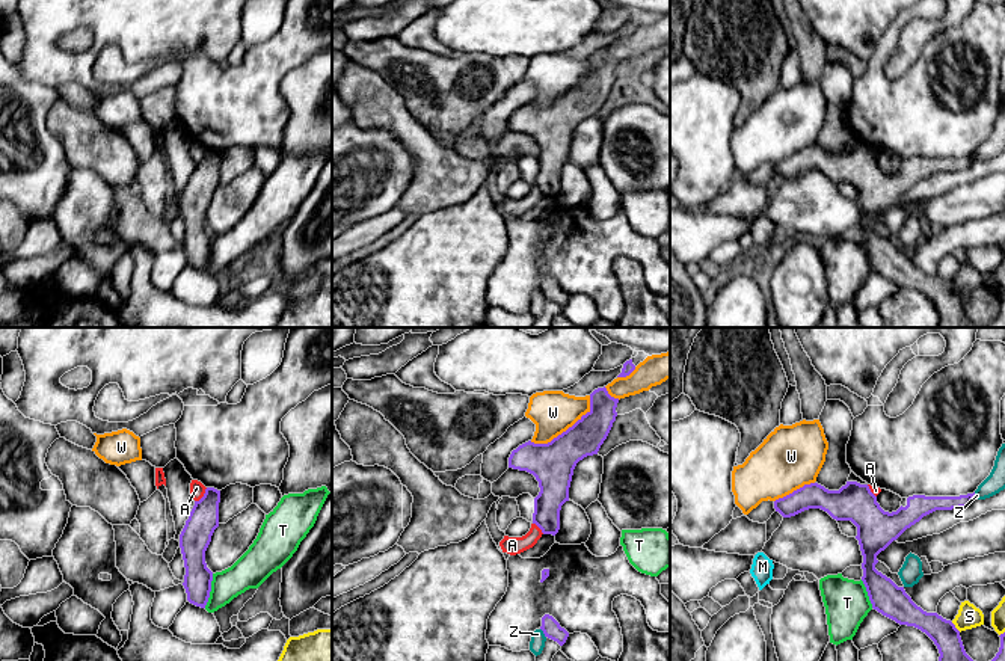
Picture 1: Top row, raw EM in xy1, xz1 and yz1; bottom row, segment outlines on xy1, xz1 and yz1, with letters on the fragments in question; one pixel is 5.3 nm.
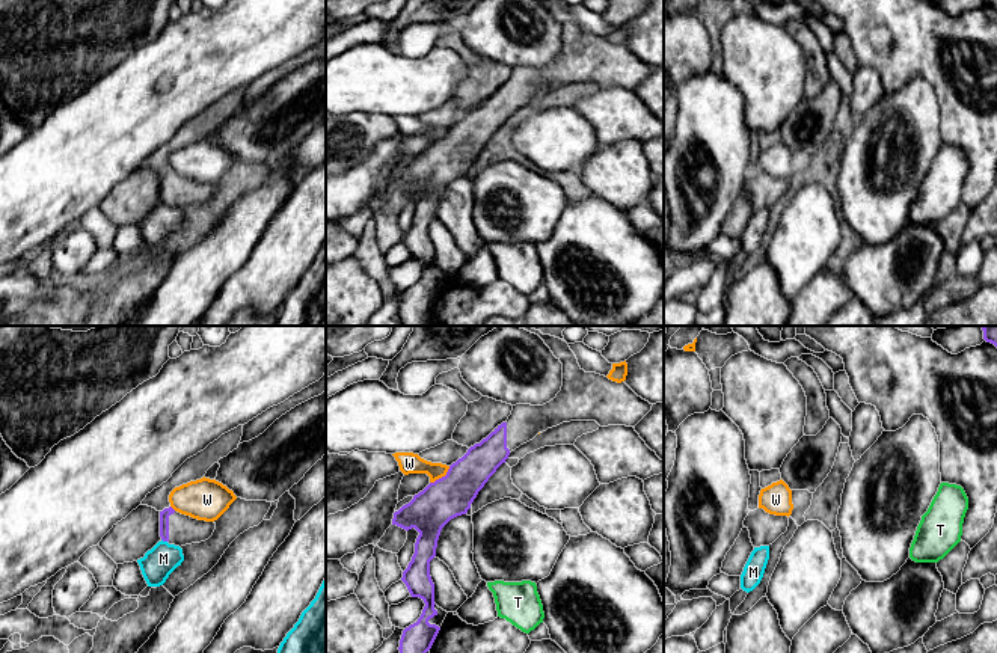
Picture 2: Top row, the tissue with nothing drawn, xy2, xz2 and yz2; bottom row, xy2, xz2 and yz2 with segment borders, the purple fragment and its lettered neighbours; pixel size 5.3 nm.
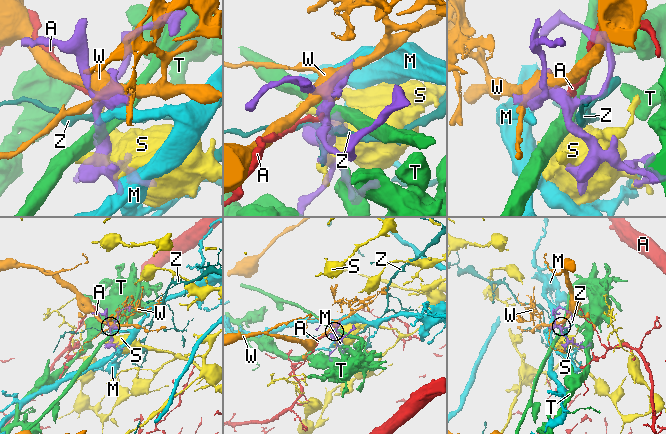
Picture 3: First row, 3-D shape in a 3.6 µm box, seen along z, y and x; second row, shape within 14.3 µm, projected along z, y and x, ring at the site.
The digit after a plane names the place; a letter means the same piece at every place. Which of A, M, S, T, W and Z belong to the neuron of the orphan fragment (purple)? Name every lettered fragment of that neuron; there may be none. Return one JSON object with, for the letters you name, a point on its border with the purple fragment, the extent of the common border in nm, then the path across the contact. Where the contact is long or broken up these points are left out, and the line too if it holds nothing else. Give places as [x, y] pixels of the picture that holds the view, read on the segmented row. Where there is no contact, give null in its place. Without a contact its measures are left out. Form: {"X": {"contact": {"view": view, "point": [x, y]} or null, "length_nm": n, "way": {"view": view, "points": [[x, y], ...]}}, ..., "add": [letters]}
{"add": []}

